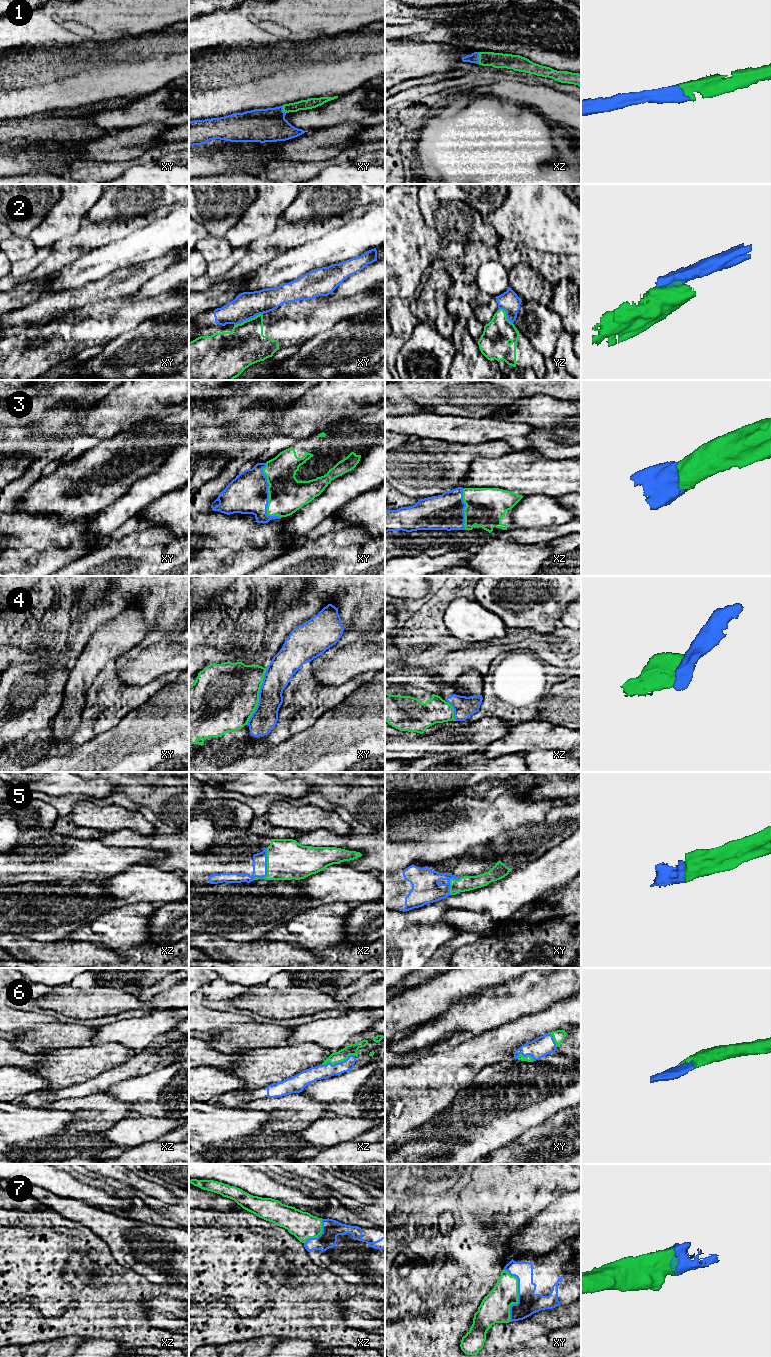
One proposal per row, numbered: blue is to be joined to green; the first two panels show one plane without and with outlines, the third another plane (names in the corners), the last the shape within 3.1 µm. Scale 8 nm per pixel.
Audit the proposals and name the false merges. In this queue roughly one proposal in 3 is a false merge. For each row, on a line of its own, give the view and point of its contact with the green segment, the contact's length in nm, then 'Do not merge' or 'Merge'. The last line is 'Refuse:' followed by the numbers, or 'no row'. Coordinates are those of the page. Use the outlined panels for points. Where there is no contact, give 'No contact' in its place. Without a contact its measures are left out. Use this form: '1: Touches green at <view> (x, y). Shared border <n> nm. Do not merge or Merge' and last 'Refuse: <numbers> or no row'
1: Touches green at xz (479, 58). Shared border 100 nm. Merge
2: Touches green at xy (249, 319). Shared border 240 nm. Do not merge
3: Touches green at xy (269, 496). Shared border 460 nm. Merge
4: Touches green at xy (258, 696). Shared border 480 nm. Do not merge
5: Touches green at xz (267, 863). Shared border 240 nm. Merge
6: Touches green at xz (338, 1062). Shared border 280 nm. Merge
7: Touches green at xy (517, 1295). Shared border 420 nm. Merge
Refuse: 2, 4

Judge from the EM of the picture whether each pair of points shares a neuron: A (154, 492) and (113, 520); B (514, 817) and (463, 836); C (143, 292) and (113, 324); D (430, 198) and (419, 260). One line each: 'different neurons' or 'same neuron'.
A: same neuron
B: same neuron
C: different neurons
D: different neurons

